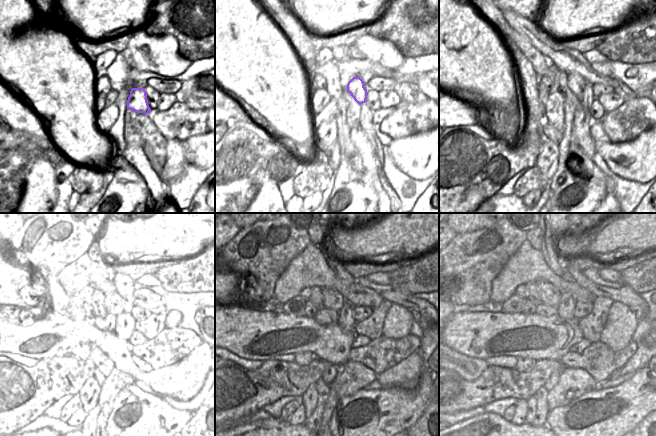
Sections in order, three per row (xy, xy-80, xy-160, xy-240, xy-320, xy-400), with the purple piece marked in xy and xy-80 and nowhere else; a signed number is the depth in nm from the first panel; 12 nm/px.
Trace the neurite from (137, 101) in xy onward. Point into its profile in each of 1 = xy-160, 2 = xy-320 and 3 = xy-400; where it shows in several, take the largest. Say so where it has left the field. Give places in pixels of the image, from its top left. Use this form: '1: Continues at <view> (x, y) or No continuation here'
1: Continues at xy-160 (576, 83)
2: Continues at xy-320 (332, 299)
3: Continues at xy-400 (550, 295).

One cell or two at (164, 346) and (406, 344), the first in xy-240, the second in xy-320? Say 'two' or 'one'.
one

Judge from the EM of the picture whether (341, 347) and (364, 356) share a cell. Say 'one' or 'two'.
two

